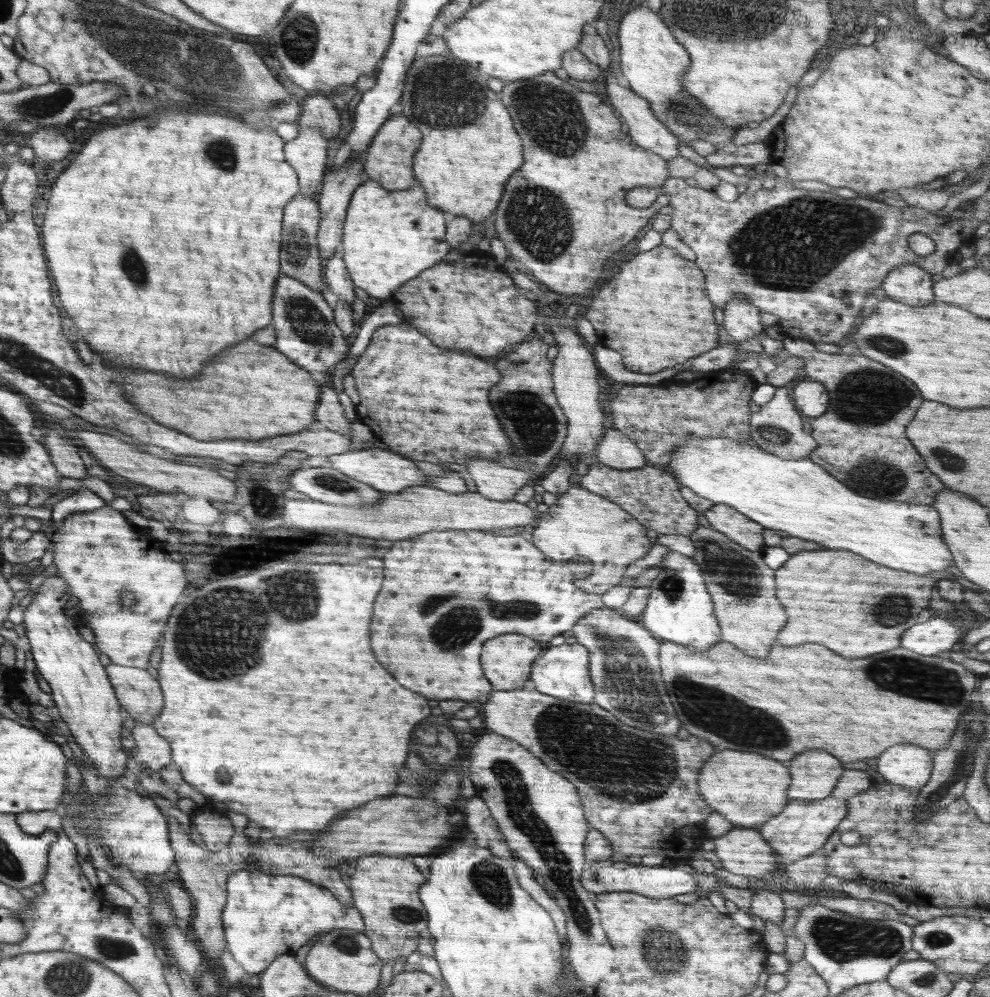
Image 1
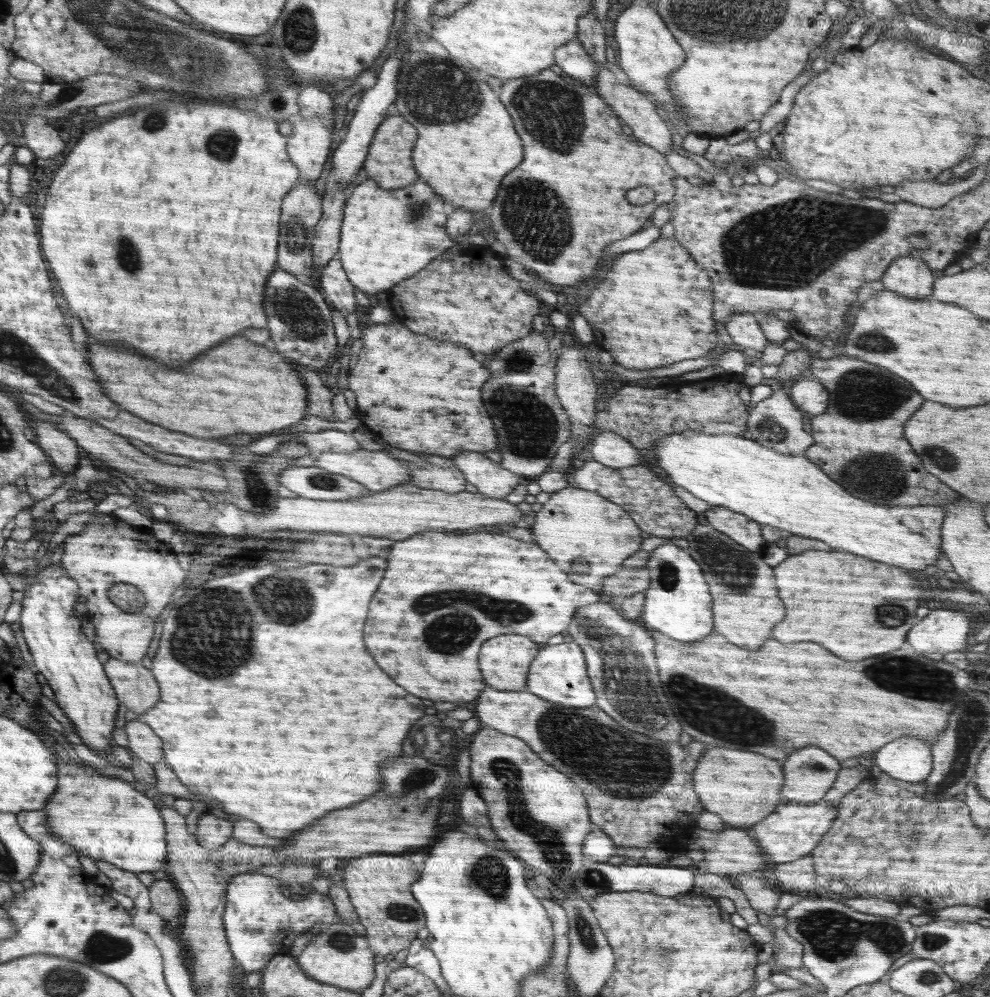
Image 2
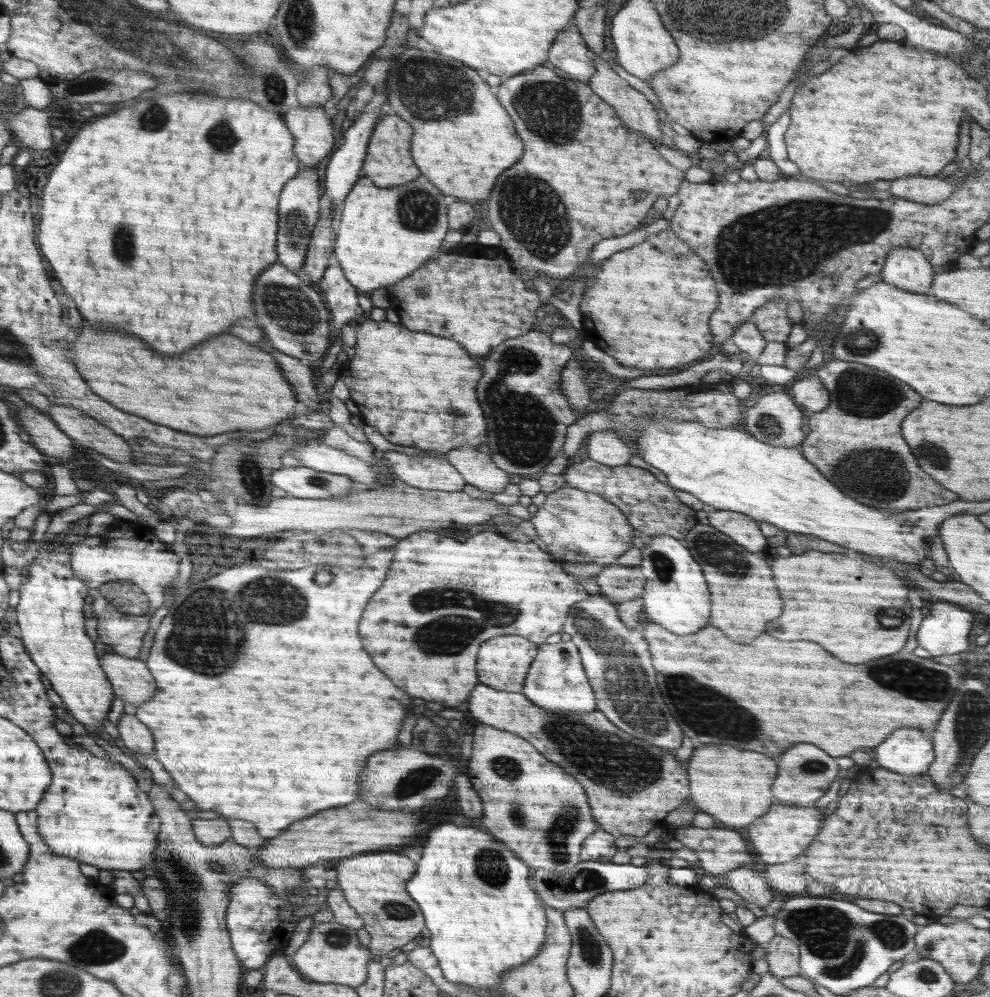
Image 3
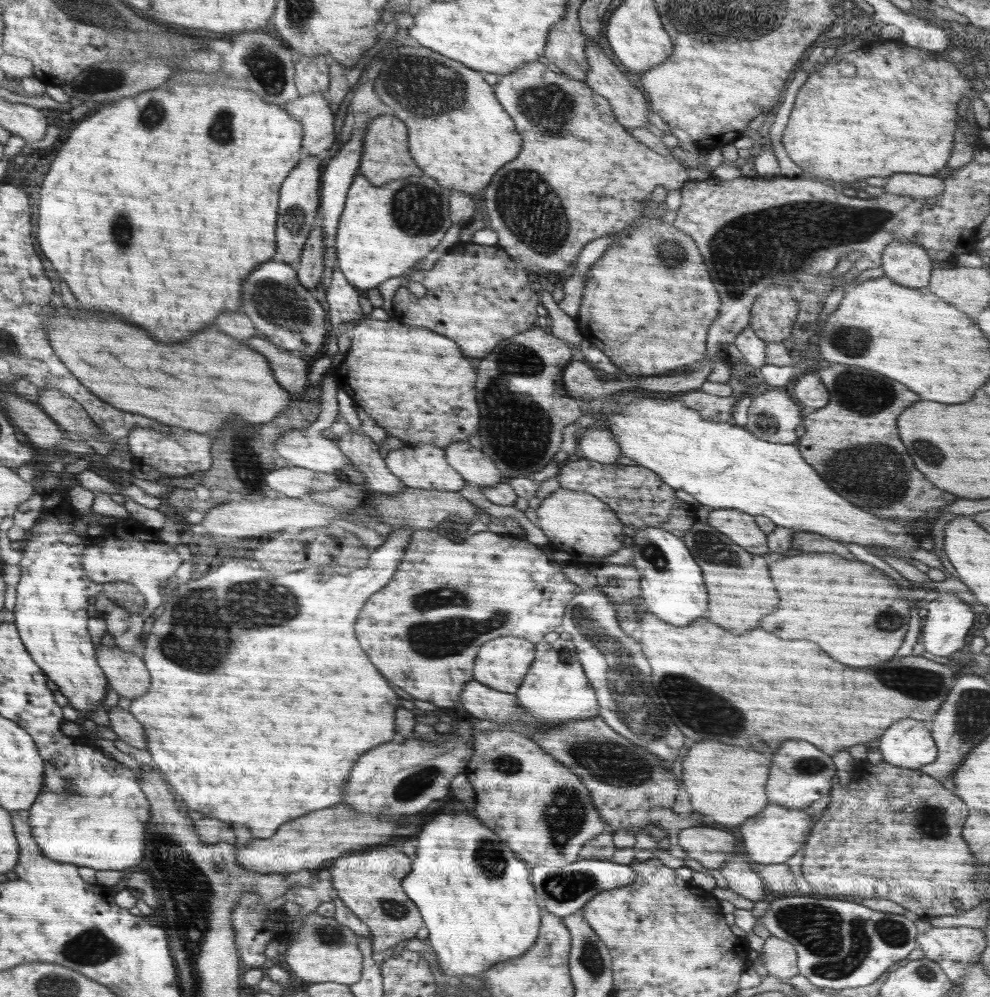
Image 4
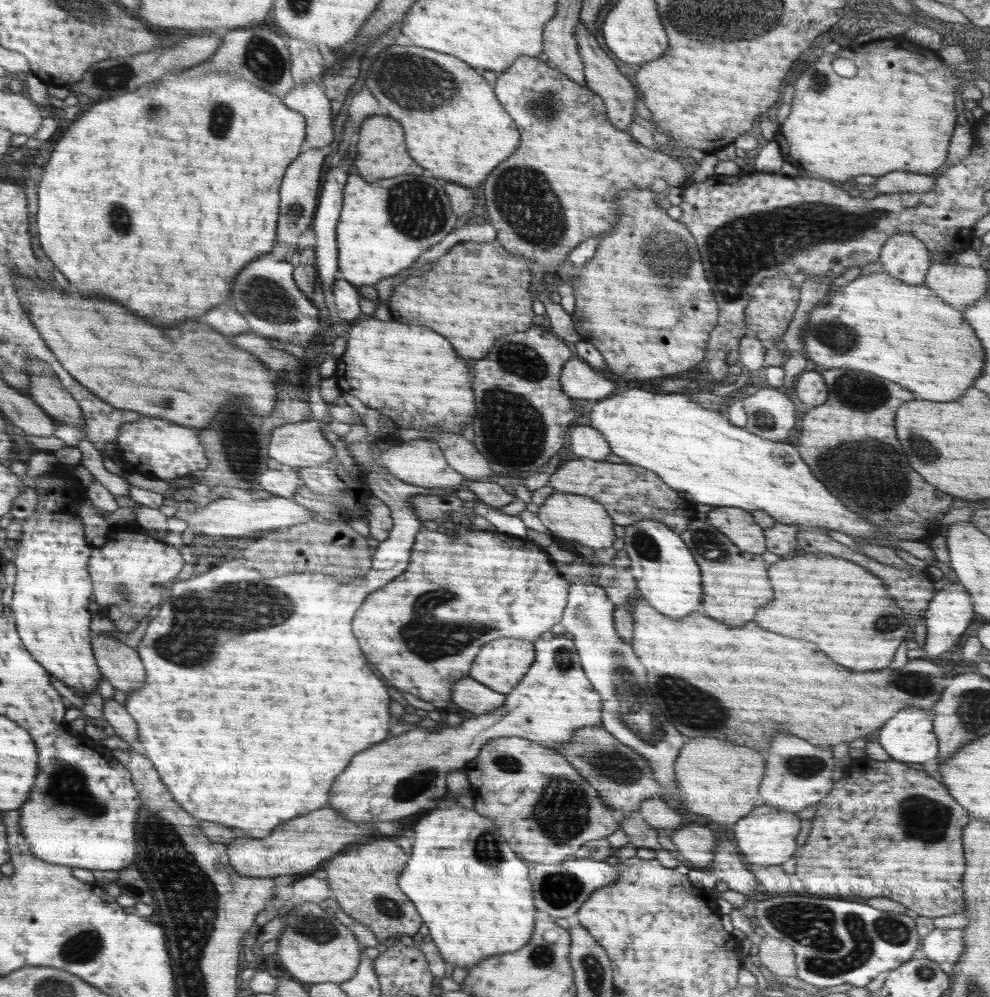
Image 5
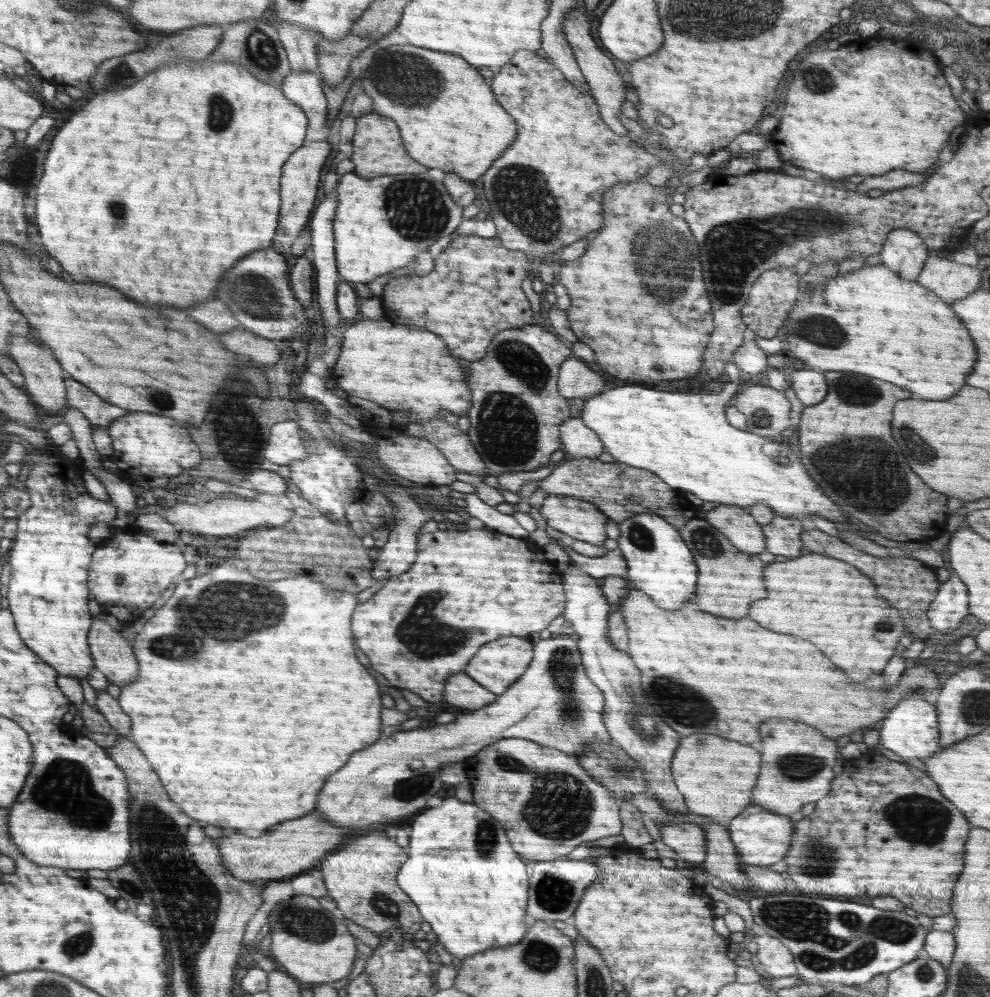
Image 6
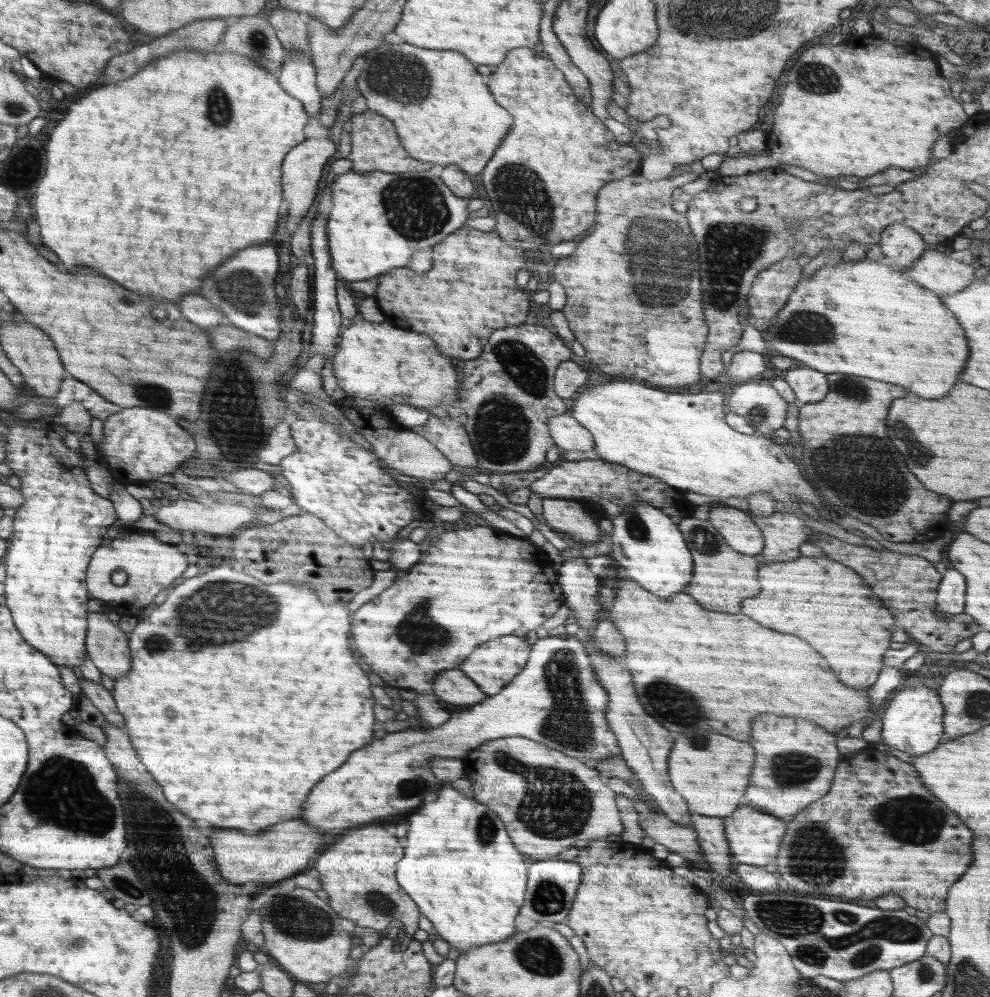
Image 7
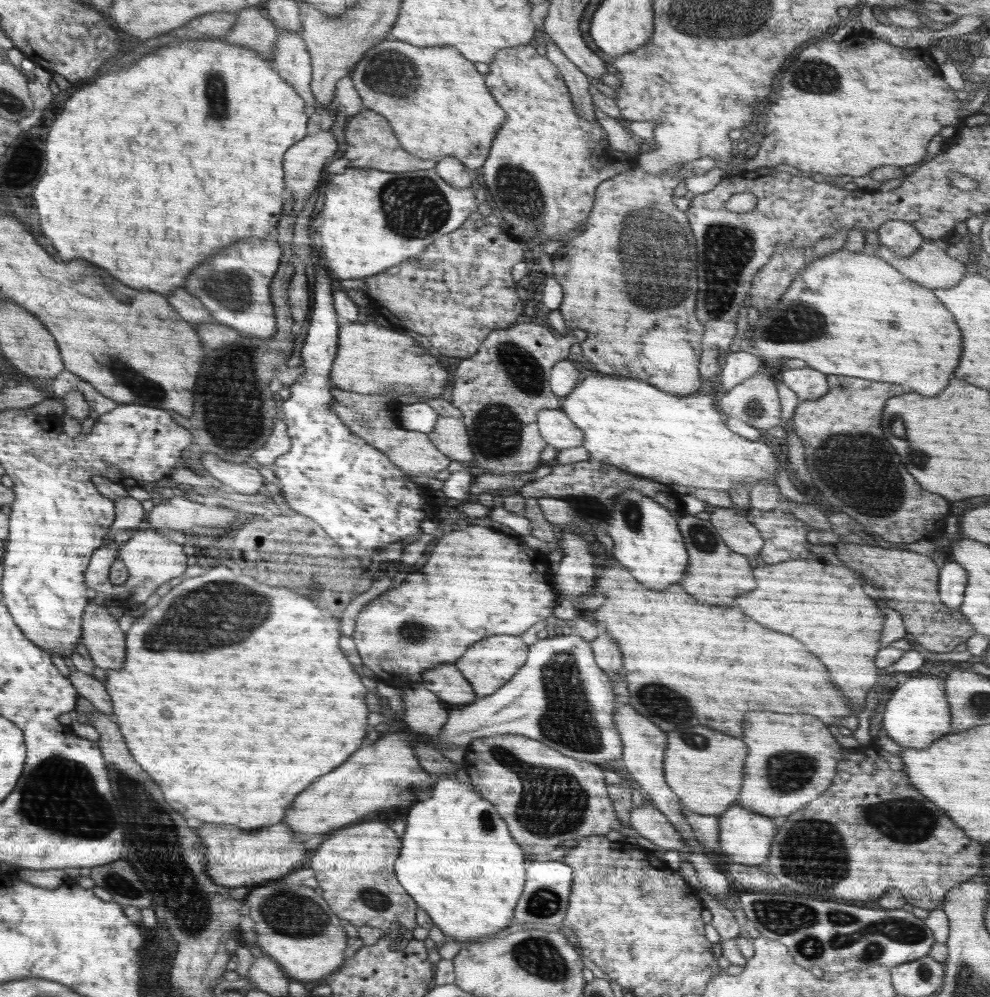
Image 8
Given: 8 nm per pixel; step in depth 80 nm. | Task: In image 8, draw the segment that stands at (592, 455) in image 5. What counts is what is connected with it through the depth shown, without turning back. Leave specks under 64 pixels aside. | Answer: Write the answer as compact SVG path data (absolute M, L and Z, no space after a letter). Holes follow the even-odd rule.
M541 410L537 416L537 423L547 445L555 447L558 451L583 446L582 429L579 429L562 410Z

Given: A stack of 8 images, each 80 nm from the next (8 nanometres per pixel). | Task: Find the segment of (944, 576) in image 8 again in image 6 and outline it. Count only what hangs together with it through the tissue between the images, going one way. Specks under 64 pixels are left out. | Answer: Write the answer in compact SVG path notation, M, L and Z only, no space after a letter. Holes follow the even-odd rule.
M957 574L941 583L936 596L931 600L927 617L934 629L950 635L969 615L968 591Z

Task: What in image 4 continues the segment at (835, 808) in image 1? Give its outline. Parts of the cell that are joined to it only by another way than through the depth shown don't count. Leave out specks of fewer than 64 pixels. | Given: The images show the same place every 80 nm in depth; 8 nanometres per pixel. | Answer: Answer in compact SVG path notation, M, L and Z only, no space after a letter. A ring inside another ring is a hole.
M769 802L762 812L747 818L740 825L740 832L750 862L756 867L786 863L807 840L811 830L810 817L805 809L791 809Z

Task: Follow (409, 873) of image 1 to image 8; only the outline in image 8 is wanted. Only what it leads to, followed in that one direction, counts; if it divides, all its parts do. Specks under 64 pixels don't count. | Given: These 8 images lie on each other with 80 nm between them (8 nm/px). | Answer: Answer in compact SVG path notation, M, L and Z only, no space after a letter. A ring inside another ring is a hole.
M372 820L356 824L354 828L342 828L332 838L320 844L318 850L310 856L310 866L316 870L318 884L322 888L322 896L334 908L333 913L339 918L349 920L356 927L373 926L388 930L392 922L401 922L402 928L410 934L416 928L416 912L418 905L414 899L396 882L394 860L400 855L400 838L386 828L384 822Z

